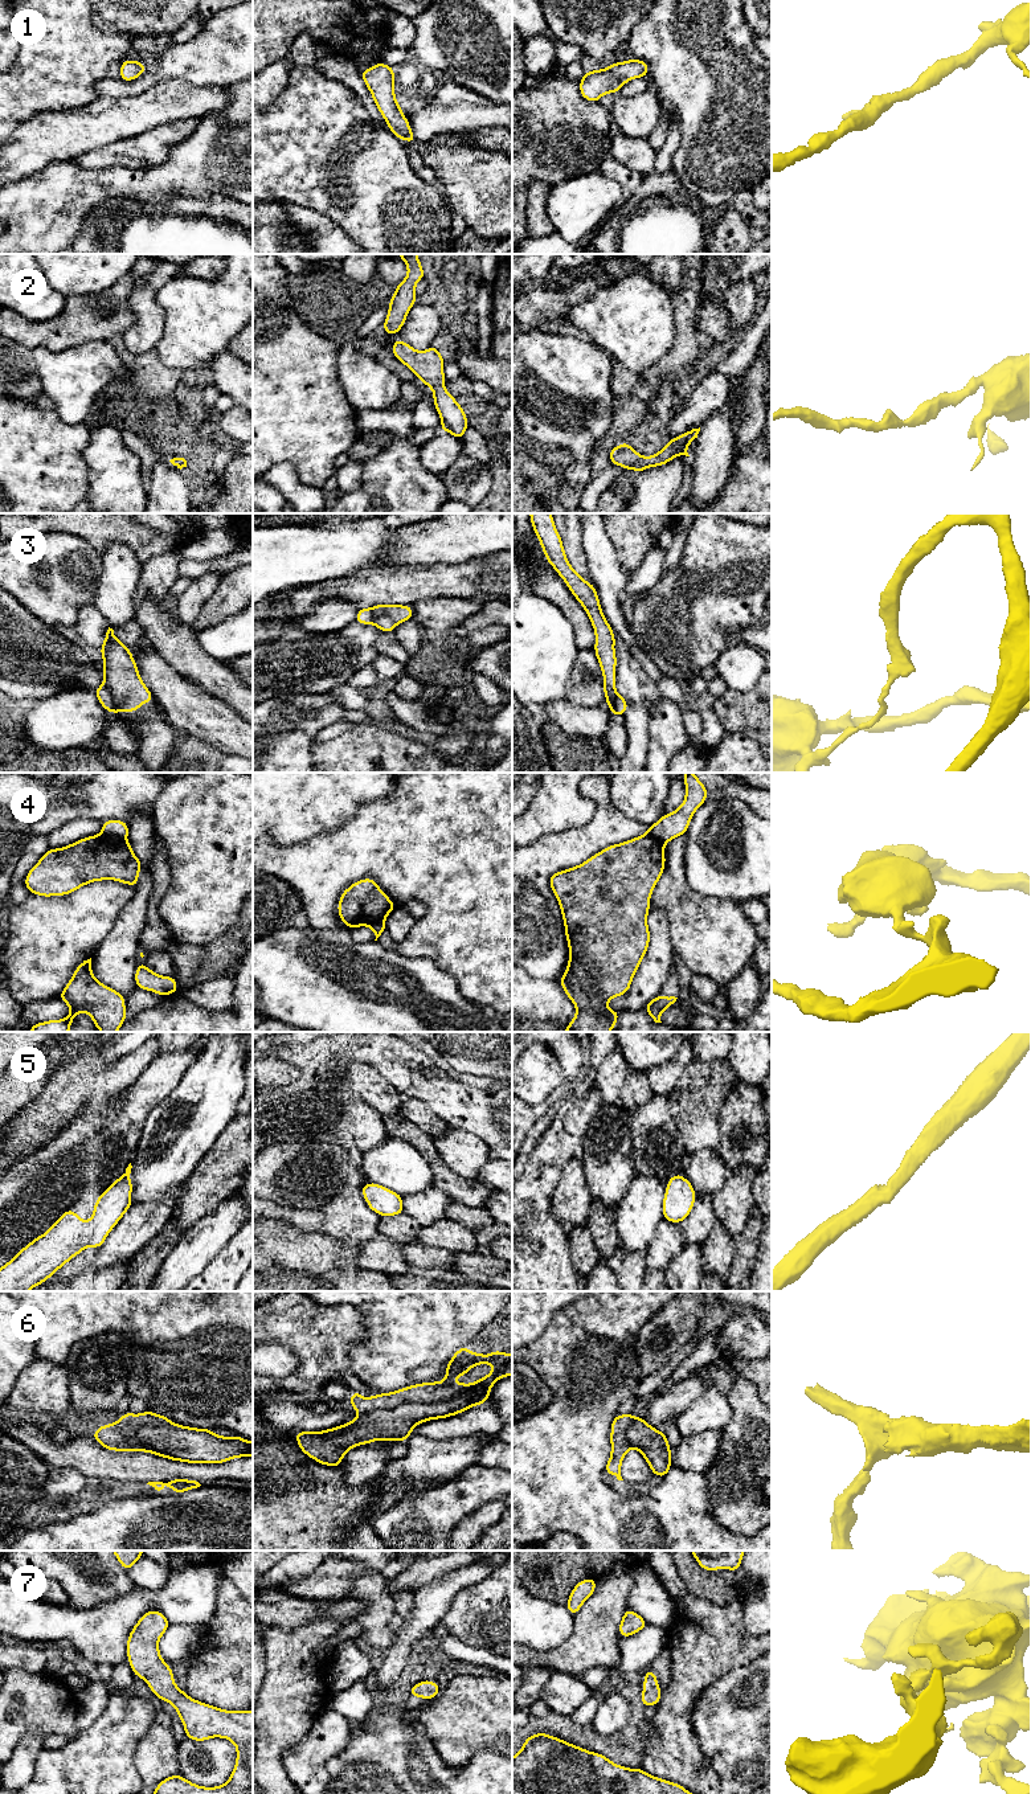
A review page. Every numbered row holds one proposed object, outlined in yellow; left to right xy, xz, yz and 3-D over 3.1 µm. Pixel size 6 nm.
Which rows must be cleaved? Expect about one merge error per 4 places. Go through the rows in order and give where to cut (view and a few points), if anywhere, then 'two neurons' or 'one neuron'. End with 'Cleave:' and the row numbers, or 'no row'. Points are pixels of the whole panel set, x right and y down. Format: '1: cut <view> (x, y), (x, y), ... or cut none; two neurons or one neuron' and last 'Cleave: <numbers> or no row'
1: cut none; one neuron
2: cut none; one neuron
3: cut xz (369, 609), (375, 615), (388, 615), (396, 623); two neurons
4: cut xy (102, 832), (125, 839); two neurons
5: cut none; one neuron
6: cut none; one neuron
7: cut none; one neuron
Cleave: 3, 4

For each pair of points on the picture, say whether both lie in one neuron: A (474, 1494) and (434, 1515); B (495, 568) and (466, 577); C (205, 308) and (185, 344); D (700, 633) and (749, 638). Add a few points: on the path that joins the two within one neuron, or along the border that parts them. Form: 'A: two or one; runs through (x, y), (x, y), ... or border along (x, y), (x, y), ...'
A: one; runs through (465, 1499), (454, 1500), (444, 1507)
B: one; runs through (489, 574), (486, 577), (473, 577)
C: one; runs through (201, 318), (195, 335)
D: two; border along (757, 625), (740, 629), (731, 639)

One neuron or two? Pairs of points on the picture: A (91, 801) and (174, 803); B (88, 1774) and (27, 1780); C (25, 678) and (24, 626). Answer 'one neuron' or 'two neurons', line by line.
A: two neurons
B: one neuron
C: one neuron

